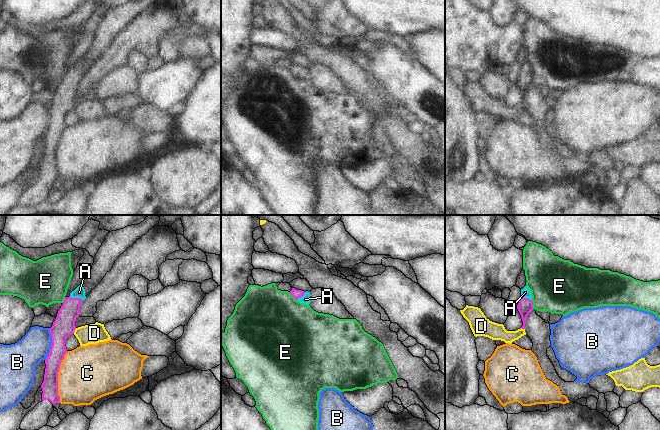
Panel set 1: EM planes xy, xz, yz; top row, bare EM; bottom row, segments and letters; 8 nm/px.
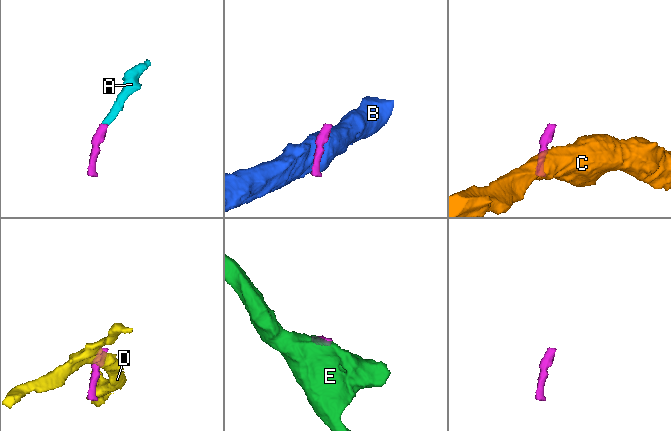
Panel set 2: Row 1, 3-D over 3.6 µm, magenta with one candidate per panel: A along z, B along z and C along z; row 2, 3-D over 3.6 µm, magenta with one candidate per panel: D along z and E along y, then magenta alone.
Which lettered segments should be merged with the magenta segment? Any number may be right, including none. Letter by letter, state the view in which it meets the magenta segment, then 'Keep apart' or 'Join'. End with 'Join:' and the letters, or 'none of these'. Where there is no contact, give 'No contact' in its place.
A: Touches magenta in xy. Join
B: Touches magenta in xy. Keep apart
C: Touches magenta in xy. Keep apart
D: Touches magenta in xy. Keep apart
E: Touches magenta in xz. Keep apart
Join: A

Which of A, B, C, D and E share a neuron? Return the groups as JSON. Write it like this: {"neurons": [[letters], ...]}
{"neurons": [["A"], ["B"], ["C"], ["D"], ["E"]]}

